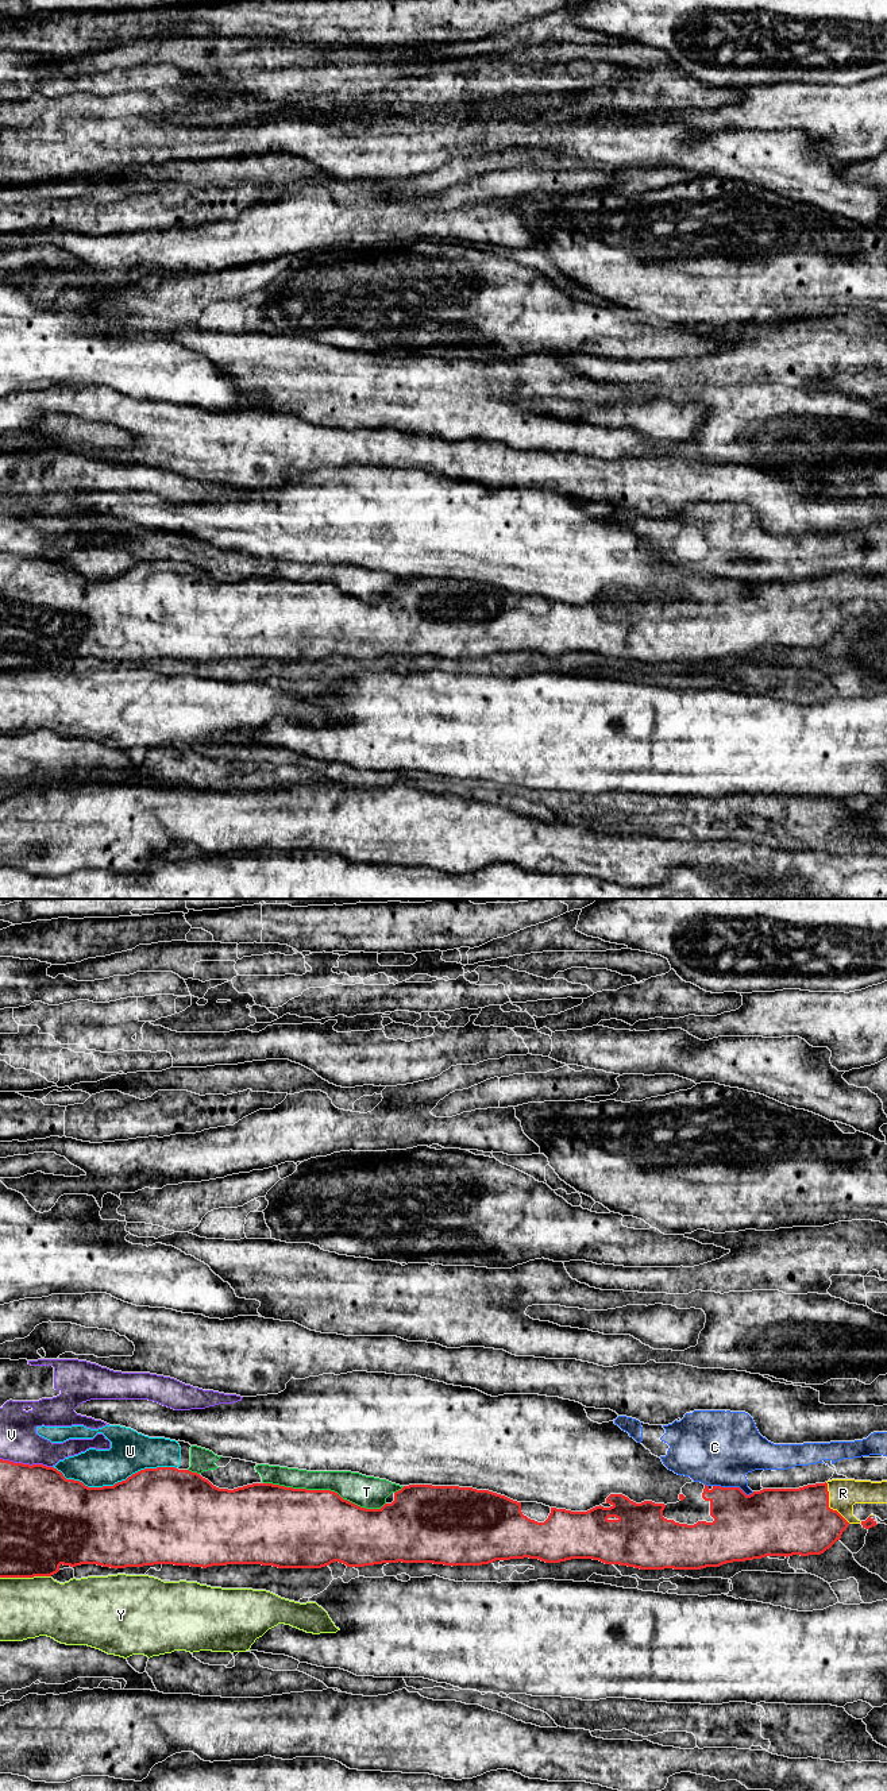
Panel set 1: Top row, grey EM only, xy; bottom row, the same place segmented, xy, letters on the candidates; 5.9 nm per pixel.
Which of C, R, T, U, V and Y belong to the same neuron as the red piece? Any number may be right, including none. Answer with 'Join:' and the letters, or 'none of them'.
Join: R

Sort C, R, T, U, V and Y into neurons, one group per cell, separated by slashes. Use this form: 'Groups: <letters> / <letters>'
Groups: C / R / T U / V / Y

